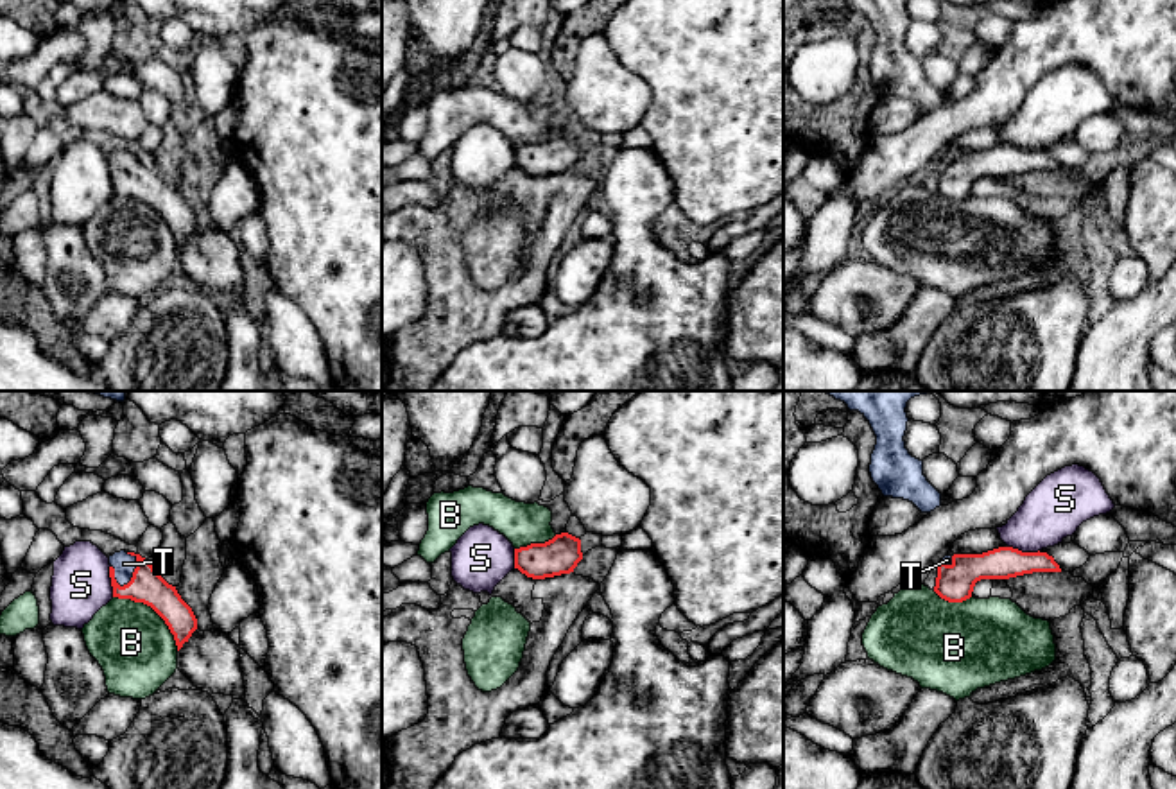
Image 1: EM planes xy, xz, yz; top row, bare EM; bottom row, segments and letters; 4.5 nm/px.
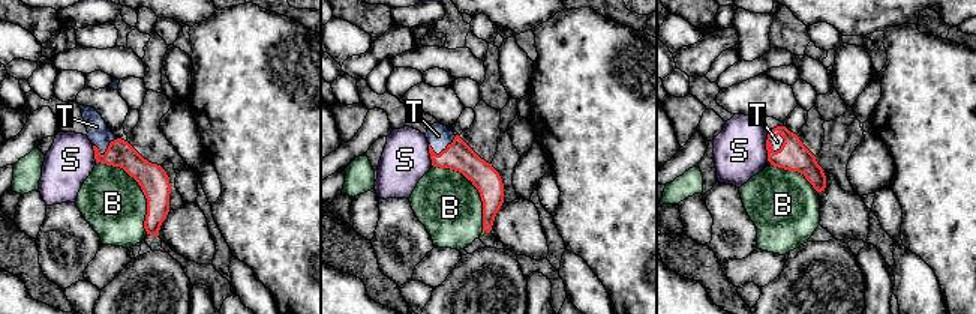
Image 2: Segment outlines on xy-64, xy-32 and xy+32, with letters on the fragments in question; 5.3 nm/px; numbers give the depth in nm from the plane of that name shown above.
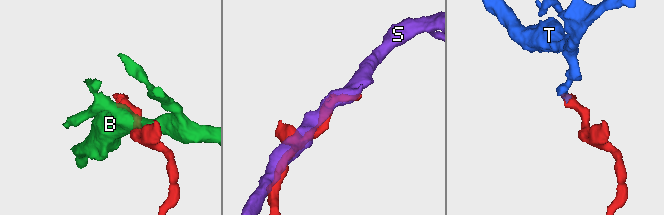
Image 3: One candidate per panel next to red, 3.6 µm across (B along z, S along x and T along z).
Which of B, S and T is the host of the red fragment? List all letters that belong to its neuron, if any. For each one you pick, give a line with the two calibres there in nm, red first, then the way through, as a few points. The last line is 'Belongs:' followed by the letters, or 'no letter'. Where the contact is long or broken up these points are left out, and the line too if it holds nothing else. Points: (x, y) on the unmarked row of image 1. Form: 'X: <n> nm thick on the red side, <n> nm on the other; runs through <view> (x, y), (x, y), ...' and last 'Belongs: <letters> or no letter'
T: 150 nm thick on the red side, 100 nm on the other; runs through xy (147, 185), (133, 171), (124, 162)
Belongs: T

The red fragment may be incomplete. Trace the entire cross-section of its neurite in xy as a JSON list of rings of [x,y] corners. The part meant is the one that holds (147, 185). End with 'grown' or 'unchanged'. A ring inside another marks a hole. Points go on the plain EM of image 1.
[[[115,151],[109,154],[109,163],[113,195],[151,204],[169,224],[179,249],[197,228],[197,217],[176,185],[169,183],[145,156],[134,151]]]; grown

